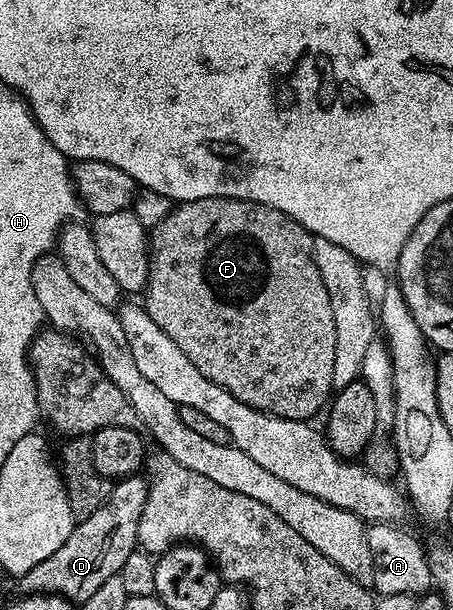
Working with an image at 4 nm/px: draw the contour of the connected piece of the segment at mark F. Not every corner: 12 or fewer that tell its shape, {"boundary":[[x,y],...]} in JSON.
{"boundary":[[178,203],[147,313],[232,397],[313,420],[336,321],[315,236]]}

